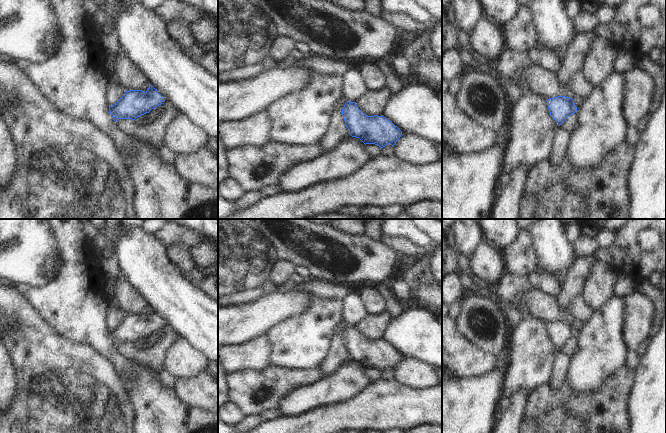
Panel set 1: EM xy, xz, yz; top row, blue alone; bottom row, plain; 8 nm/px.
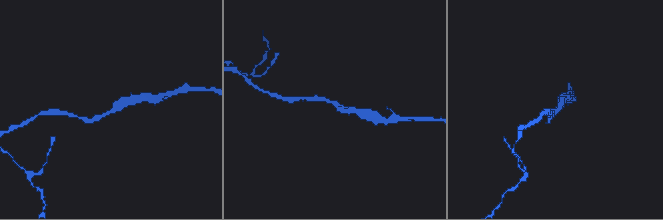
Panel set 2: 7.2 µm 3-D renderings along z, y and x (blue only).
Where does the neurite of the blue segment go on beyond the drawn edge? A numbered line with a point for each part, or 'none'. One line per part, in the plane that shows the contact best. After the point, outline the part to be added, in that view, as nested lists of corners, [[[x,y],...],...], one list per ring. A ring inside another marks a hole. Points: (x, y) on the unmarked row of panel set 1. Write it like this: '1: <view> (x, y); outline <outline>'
none

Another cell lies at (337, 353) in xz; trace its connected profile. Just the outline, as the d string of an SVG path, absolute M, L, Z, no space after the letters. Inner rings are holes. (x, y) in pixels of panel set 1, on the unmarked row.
M342 322L334 332L331 338L331 345L326 358L322 361L319 369L324 372L326 376L334 373L342 365L342 362L349 358L349 353L345 349L342 339L342 333L347 325Z

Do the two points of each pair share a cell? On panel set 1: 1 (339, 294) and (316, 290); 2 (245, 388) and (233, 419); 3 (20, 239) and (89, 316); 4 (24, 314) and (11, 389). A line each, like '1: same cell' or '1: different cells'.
1: same cell
2: different cells
3: same cell
4: different cells

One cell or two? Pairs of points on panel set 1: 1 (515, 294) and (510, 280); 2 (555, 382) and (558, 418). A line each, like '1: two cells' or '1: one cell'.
1: one cell
2: two cells

